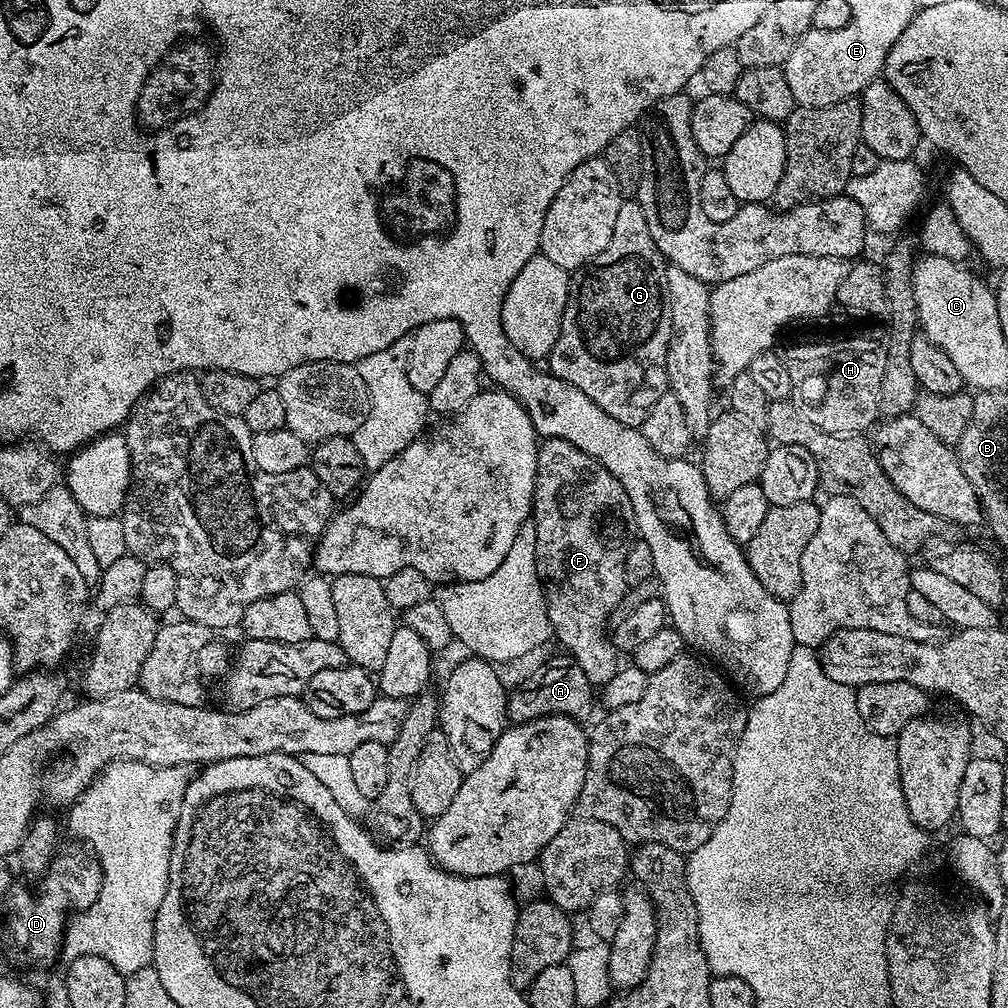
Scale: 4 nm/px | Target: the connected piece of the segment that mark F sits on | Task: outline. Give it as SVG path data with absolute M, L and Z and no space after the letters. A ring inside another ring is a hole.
M544 440L536 449L536 485L530 523L536 528L536 573L544 588L552 636L560 639L564 647L561 649L582 666L582 674L586 674L592 685L606 685L622 667L621 653L612 645L608 627L614 606L622 602L630 587L624 577L624 563L626 550L630 550L638 536L634 506L626 498L622 482L590 454L565 440Z

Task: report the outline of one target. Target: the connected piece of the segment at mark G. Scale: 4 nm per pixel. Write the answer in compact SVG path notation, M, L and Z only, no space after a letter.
M635 198L621 199L618 206L618 215L614 217L614 234L610 234L610 242L606 242L606 250L602 250L602 254L598 254L589 264L584 264L571 273L568 281L566 310L562 314L562 326L558 330L558 338L554 342L552 353L546 358L547 371L557 376L558 379L566 381L571 388L582 390L582 394L586 394L586 398L590 398L590 402L594 402L602 410L606 410L606 414L610 414L610 418L618 418L618 422L622 422L631 428L640 428L644 423L646 414L654 406L654 402L658 402L658 398L662 398L664 393L669 391L666 354L670 346L671 333L672 319L670 318L670 306L668 305L664 255L660 253L653 236L650 235L650 225L646 223L646 214L642 214L640 201Z

